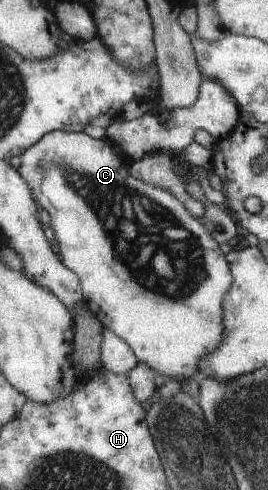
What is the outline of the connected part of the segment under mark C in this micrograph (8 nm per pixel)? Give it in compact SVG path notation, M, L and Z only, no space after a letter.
M84 131L49 132L34 146L27 148L20 155L20 160L20 168L17 171L30 187L37 204L50 215L50 227L54 230L55 239L58 242L62 264L65 264L65 267L79 278L88 310L97 317L104 328L108 327L120 335L122 340L130 346L136 358L150 365L154 372L170 379L198 378L199 360L218 349L223 341L223 298L233 283L228 263L220 251L220 245L208 234L200 220L192 216L168 189L153 187L134 178L134 175L129 173L128 161L117 157L106 140L90 138Z

